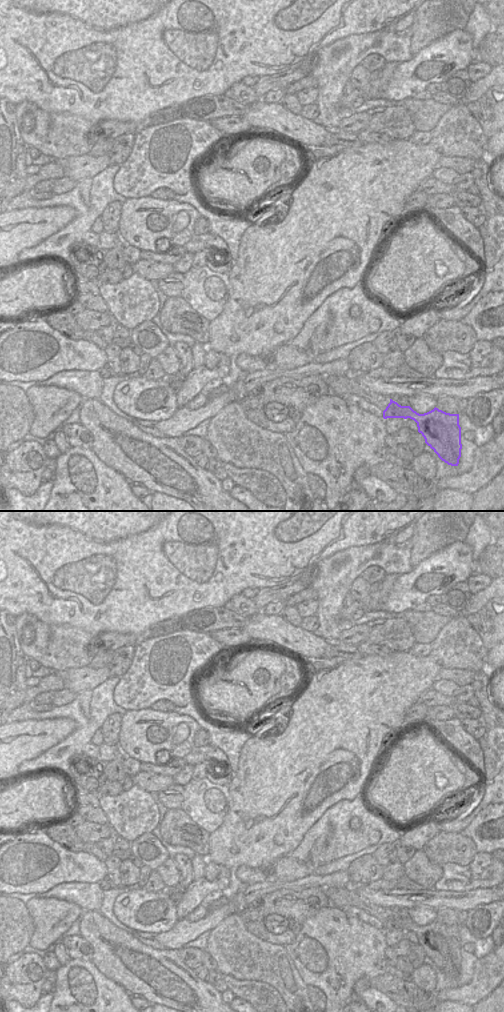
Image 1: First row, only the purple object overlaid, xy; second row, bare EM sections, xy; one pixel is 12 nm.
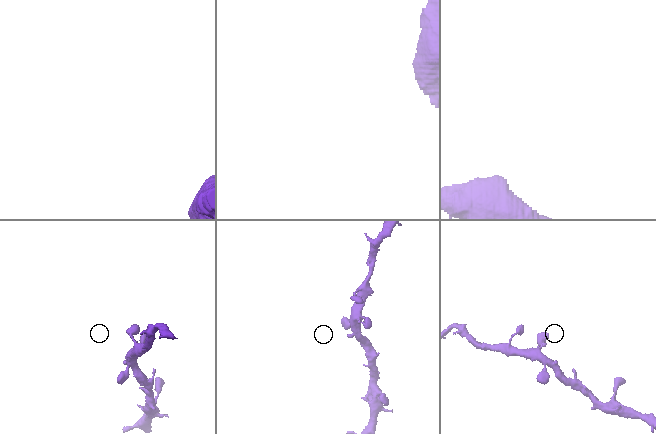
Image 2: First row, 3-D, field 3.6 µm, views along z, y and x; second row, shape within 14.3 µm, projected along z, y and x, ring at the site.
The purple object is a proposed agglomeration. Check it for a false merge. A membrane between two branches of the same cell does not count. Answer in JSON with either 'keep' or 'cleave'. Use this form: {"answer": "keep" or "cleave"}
{"answer": "keep"}

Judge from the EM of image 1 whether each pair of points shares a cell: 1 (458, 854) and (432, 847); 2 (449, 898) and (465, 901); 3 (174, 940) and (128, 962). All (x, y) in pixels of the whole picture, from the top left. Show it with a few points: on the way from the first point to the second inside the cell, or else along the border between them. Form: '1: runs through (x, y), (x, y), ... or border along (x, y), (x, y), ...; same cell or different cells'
1: runs through (452, 848), (438, 848); same cell
2: runs through (453, 900), (461, 901); same cell
3: border along (167, 948), (176, 951); different cells

